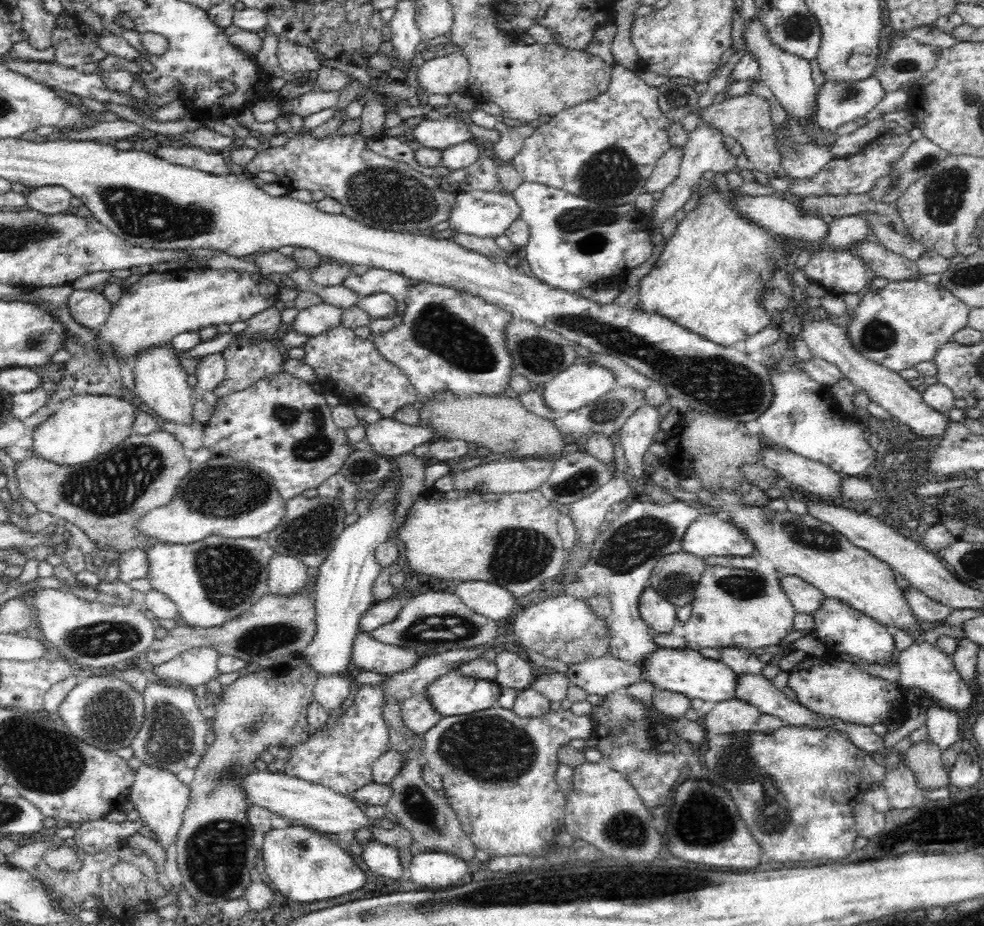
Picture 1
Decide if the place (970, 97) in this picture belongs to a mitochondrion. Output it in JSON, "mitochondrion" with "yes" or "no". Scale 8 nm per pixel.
{"mitochondrion":"yes"}

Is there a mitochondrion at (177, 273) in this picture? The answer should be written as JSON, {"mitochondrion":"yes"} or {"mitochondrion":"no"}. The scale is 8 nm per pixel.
{"mitochondrion":"no"}

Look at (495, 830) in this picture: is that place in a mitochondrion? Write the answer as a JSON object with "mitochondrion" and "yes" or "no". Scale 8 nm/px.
{"mitochondrion":"no"}

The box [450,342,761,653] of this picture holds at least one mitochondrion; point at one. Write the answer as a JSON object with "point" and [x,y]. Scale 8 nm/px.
{"point":[634,543]}

